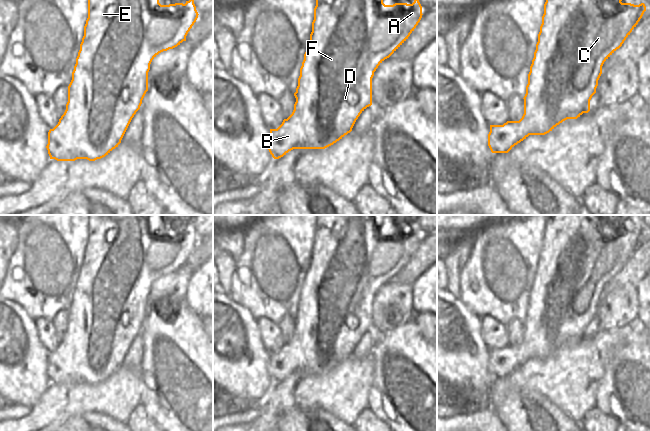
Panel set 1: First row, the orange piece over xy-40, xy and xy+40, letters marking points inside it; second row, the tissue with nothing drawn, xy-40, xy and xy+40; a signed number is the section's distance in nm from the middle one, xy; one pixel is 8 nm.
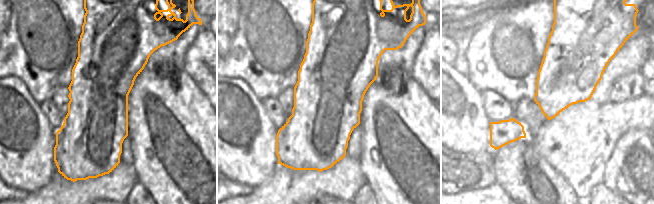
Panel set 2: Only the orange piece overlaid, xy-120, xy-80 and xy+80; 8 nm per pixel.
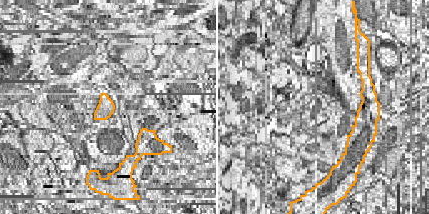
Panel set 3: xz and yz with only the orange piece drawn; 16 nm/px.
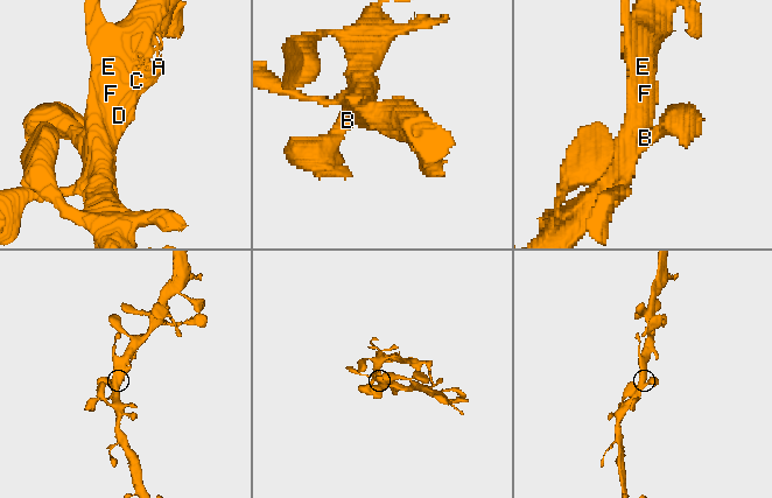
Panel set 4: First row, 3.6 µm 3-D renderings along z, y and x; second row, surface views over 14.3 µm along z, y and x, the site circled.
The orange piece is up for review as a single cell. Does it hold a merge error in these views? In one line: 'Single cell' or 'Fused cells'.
Single cell.

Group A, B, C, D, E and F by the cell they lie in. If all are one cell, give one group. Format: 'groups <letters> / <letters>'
groups A B C D E F

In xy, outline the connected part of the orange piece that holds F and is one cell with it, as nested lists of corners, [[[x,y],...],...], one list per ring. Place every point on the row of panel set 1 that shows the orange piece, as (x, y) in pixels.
[[[316,0],[310,42],[304,54],[298,86],[294,93],[296,98],[294,110],[287,119],[283,120],[277,129],[270,129],[268,136],[268,150],[272,157],[279,159],[293,149],[325,149],[350,133],[360,114],[372,105],[372,78],[374,72],[385,59],[389,58],[408,39],[420,22],[422,15],[422,6],[419,0],[414,0],[412,4],[395,3],[393,5],[385,5],[383,0]]]

